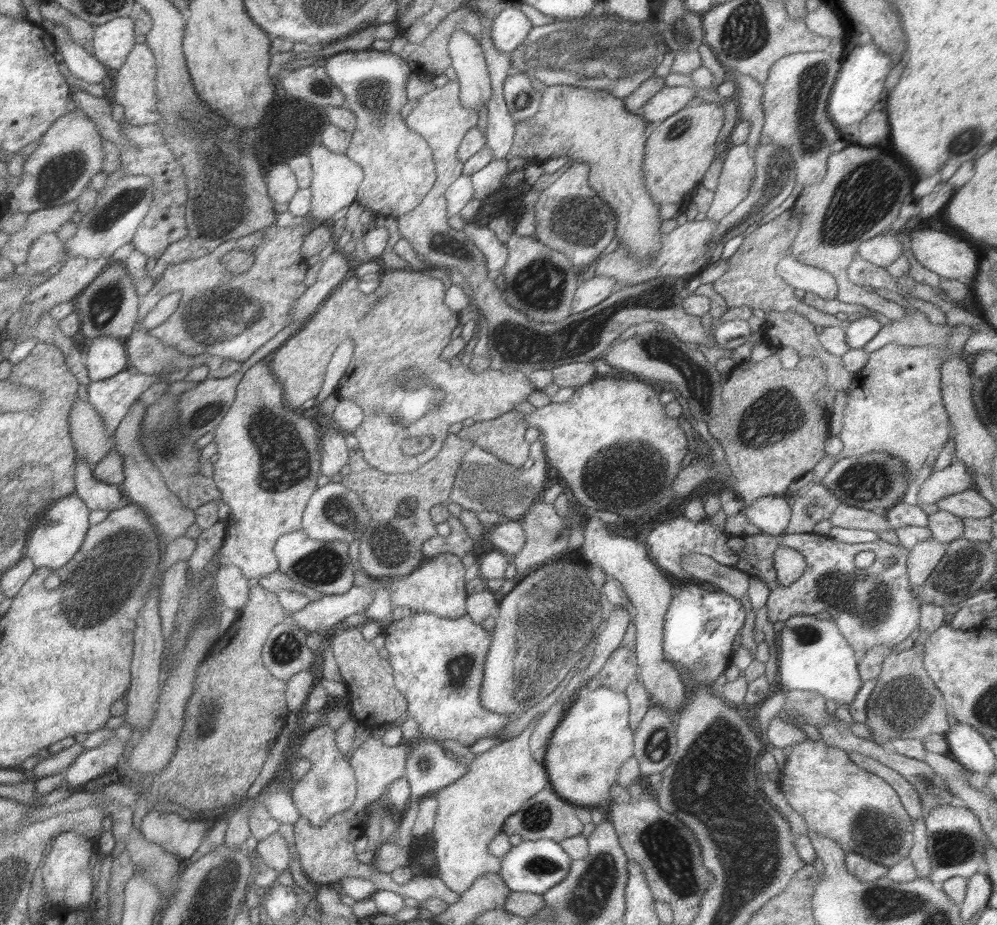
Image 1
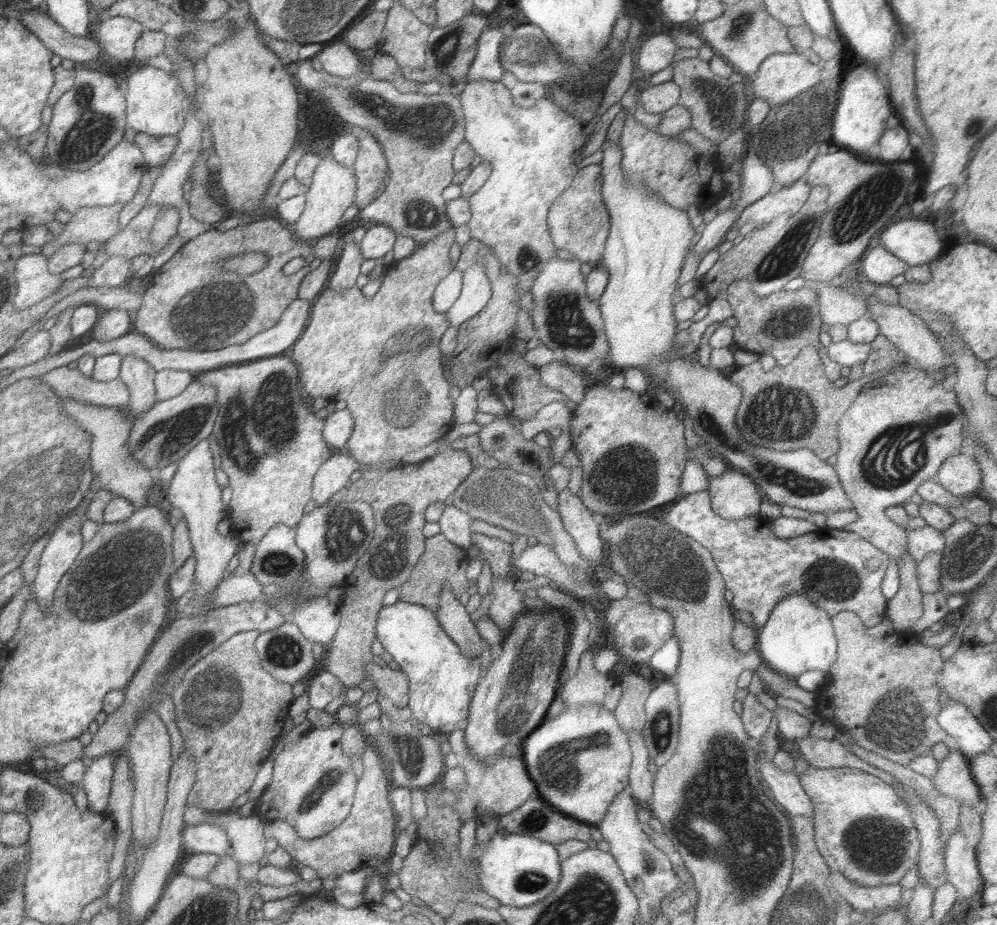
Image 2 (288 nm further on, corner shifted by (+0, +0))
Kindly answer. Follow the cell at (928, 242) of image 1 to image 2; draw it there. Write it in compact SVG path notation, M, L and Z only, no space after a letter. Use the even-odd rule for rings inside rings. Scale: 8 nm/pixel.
M899 220L899 222L891 224L891 226L887 226L879 234L879 244L885 250L889 250L891 254L895 254L897 258L901 258L903 262L907 262L909 266L933 264L935 260L939 260L941 256L945 256L949 252L947 246L945 246L945 242L937 238L937 232L935 232L933 224L921 222L921 220Z

